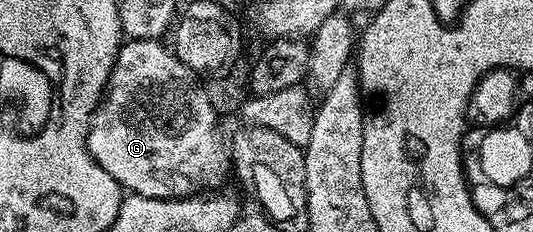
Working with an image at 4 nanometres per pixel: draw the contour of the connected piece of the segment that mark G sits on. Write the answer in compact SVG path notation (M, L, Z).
M137 38L135 40L125 41L121 46L118 56L114 60L114 68L110 72L108 88L104 91L103 98L100 99L100 105L96 108L96 113L92 115L92 125L88 128L88 155L95 160L102 169L110 172L114 180L125 191L141 194L147 198L191 198L199 196L205 192L216 192L221 189L220 186L230 178L230 150L226 145L226 138L220 135L220 126L216 109L210 104L207 89L203 85L196 83L197 75L189 70L176 58L175 53L166 45L156 40L147 38Z

